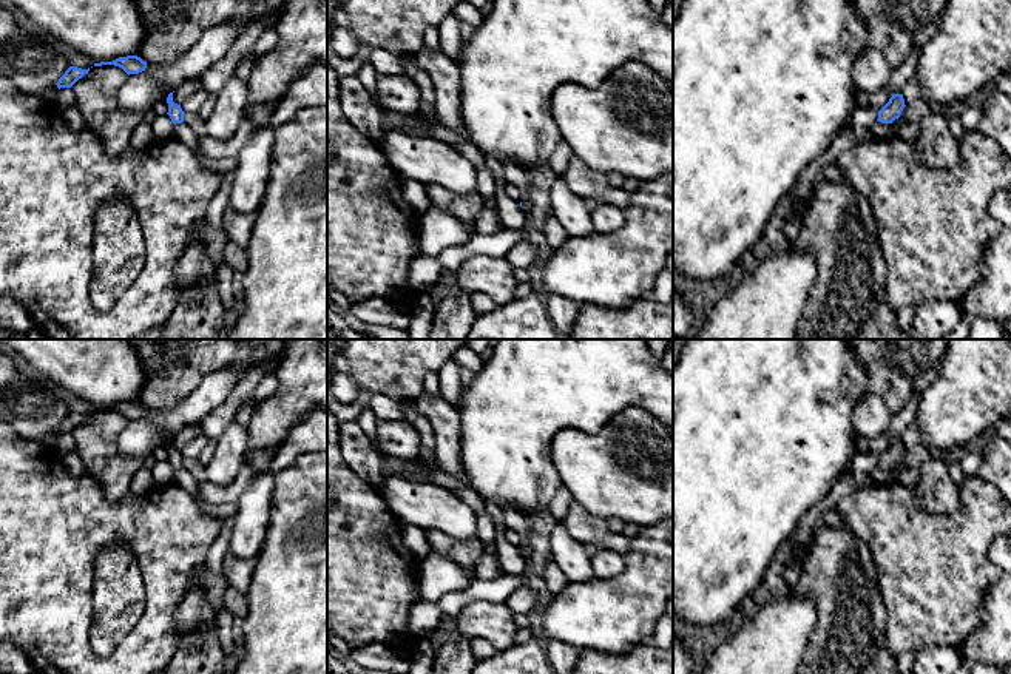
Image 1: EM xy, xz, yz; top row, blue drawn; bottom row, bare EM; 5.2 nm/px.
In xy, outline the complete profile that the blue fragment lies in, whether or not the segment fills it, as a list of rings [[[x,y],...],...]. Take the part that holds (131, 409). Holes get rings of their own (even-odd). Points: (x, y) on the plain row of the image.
[[[127,401],[127,403],[119,403],[119,404],[113,406],[113,407],[94,409],[94,412],[102,412],[102,410],[114,410],[114,412],[119,412],[128,421],[130,420],[139,420],[139,418],[145,416],[145,413],[147,413],[147,407],[144,407],[137,401]]]

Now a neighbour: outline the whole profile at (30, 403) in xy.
[[[0,349],[0,420],[26,441],[54,446],[59,436],[57,427],[68,413],[69,410],[60,398],[60,387],[42,373],[22,373],[6,350]]]

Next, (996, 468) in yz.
[[[1000,436],[989,441],[975,475],[985,483],[992,484],[1011,504],[1011,441]]]

